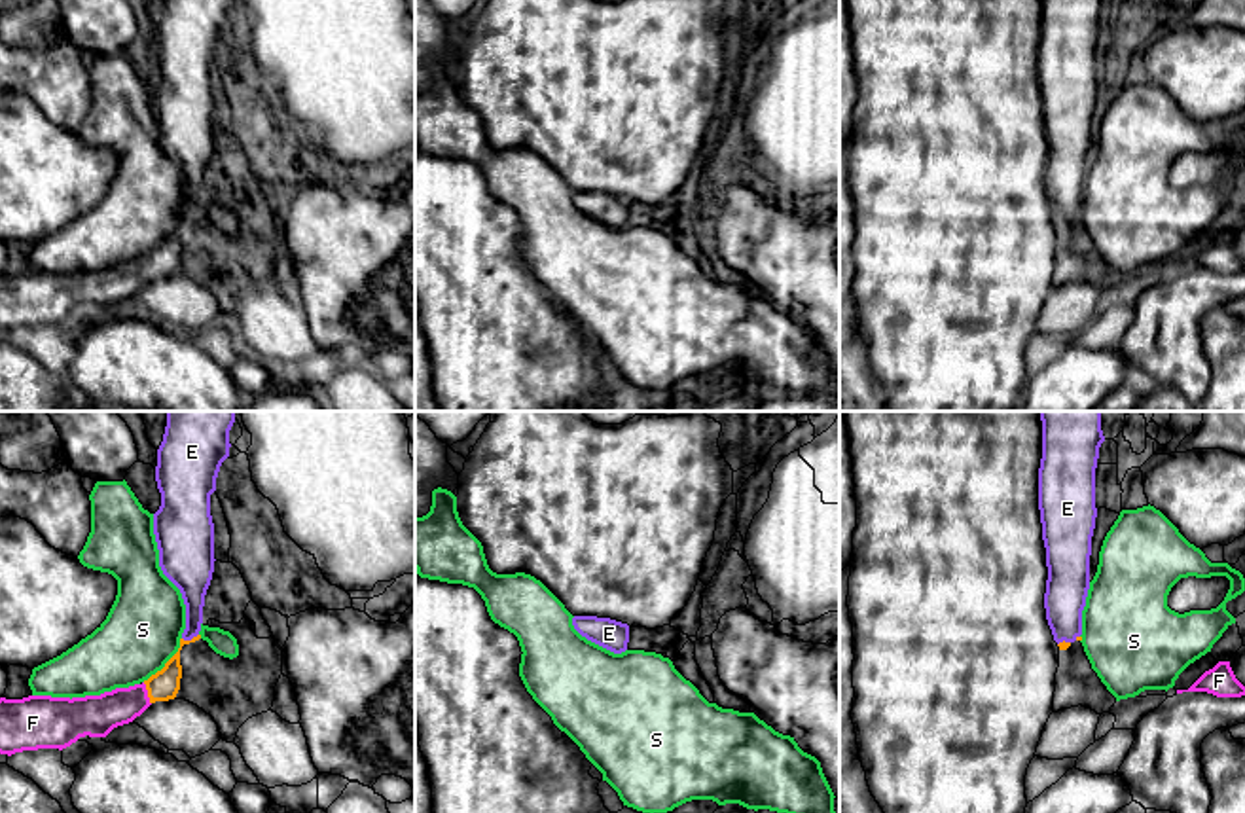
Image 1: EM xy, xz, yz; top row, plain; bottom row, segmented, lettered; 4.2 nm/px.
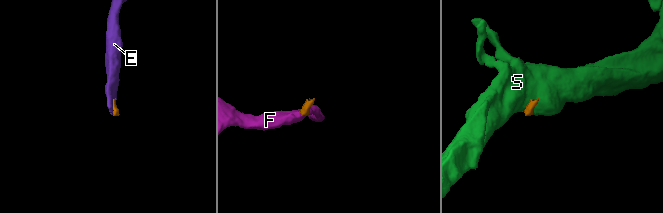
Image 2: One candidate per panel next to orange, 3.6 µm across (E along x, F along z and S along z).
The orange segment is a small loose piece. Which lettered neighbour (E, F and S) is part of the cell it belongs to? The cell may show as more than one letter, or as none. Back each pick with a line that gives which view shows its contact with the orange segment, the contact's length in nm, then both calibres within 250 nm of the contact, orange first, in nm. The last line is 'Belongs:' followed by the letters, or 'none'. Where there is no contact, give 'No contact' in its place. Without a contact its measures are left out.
E: Touches orange in xy. Shared border 80 nm. Thickness 130 nm (orange) against 140 nm
F: Touches orange in xy. Shared border 100 nm. Thickness 130 nm (orange) against 180 nm
Belongs: E, F

